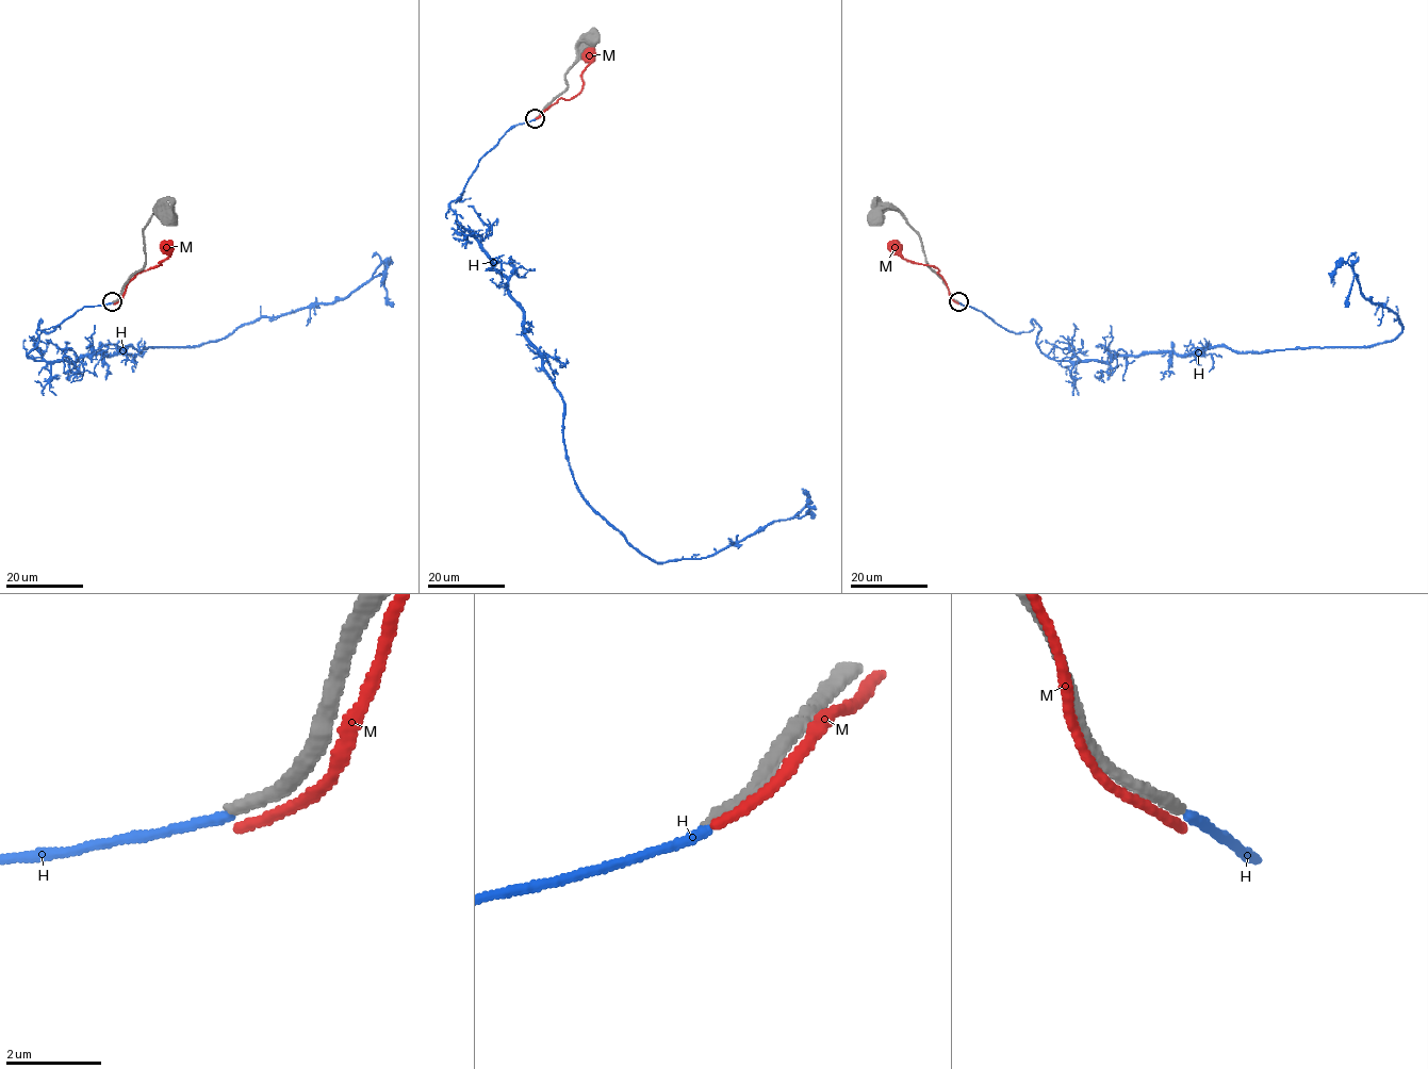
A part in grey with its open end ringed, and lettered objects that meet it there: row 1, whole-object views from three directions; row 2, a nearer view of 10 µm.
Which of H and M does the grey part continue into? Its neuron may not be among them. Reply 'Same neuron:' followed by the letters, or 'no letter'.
Same neuron: no letter

